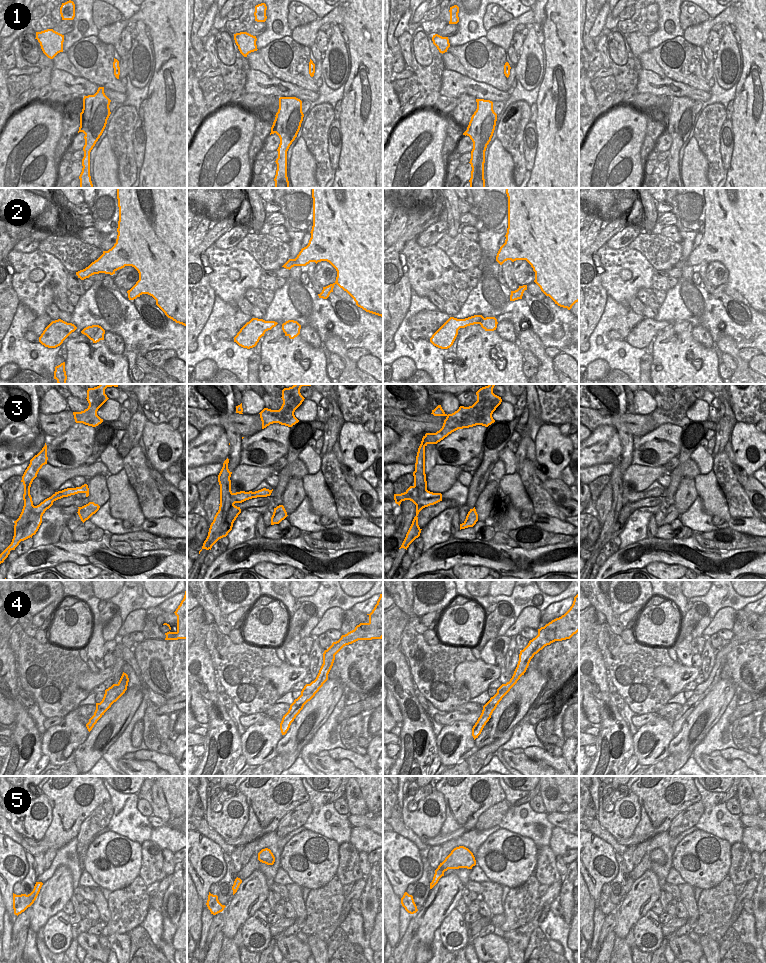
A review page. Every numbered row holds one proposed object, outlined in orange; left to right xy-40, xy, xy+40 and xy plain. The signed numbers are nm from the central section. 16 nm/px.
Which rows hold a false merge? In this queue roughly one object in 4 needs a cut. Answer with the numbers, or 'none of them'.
2, 3, 4

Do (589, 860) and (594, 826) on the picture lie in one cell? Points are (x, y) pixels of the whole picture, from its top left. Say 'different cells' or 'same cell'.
different cells

